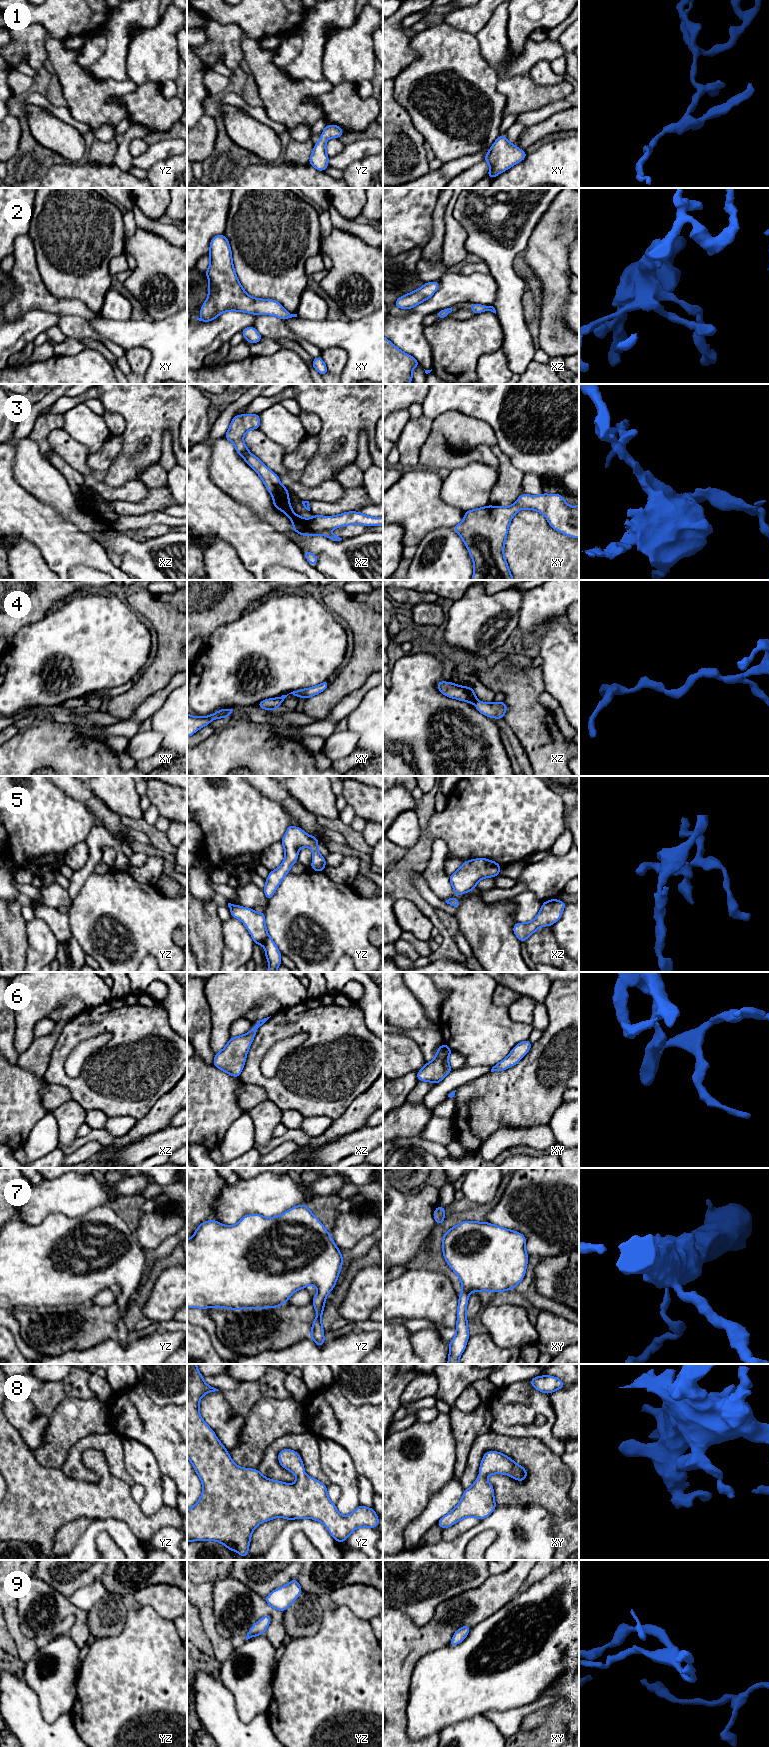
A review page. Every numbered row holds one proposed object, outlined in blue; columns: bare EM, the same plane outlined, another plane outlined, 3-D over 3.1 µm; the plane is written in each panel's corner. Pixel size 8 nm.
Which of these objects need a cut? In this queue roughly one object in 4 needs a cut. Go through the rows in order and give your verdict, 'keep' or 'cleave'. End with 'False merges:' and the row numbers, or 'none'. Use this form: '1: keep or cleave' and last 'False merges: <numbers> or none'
1: keep
2: keep
3: keep
4: cleave
5: cleave
6: keep
7: keep
8: keep
9: keep
False merges: 4, 5

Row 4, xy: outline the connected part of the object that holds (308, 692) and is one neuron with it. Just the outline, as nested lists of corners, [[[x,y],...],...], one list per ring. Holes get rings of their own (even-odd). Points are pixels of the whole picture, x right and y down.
[[[328,680],[322,682],[321,684],[317,685],[317,686],[313,686],[311,688],[306,688],[306,689],[300,689],[300,690],[296,690],[296,691],[293,691],[289,694],[293,694],[294,696],[296,696],[298,699],[300,697],[306,697],[307,699],[312,697],[312,696],[315,696],[321,692],[323,692],[328,686],[329,686],[329,682]],[[282,695],[280,698],[281,698],[281,702],[284,701],[284,699],[289,695]]]

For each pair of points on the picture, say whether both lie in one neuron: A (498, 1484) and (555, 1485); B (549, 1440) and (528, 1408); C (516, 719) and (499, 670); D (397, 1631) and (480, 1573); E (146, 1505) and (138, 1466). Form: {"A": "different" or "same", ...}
{"A": "same", "B": "same", "C": "same", "D": "different", "E": "same"}

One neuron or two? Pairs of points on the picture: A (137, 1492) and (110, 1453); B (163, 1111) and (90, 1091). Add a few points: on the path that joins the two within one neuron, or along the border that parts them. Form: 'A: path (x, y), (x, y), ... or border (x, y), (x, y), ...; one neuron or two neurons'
A: border (134, 1483), (131, 1486); two neurons
B: border (168, 1092), (137, 1120); two neurons

